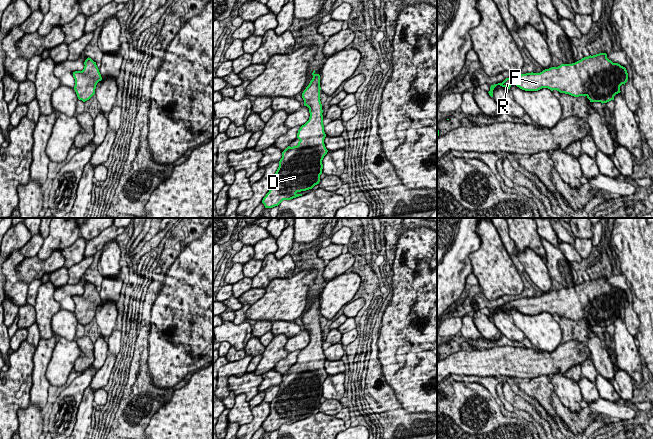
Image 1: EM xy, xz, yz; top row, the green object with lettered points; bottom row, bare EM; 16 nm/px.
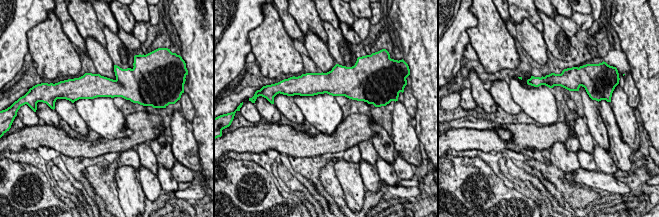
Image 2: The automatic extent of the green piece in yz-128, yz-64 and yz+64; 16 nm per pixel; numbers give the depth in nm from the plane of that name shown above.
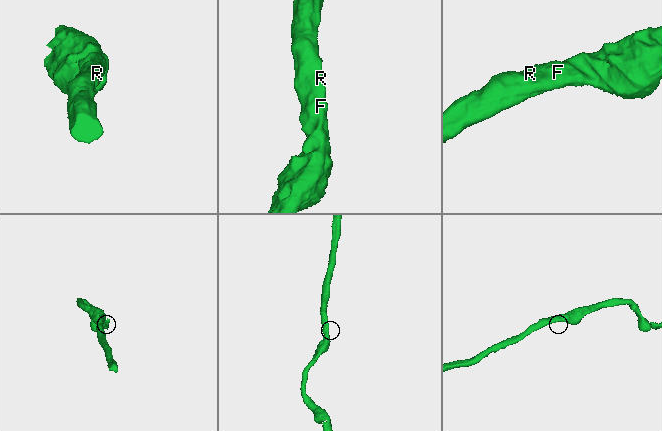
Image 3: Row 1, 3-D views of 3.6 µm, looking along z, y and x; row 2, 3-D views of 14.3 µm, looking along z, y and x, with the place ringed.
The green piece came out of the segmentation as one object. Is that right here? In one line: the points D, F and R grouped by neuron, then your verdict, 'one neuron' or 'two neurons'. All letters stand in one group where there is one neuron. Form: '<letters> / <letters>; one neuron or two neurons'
D F R; one neuron

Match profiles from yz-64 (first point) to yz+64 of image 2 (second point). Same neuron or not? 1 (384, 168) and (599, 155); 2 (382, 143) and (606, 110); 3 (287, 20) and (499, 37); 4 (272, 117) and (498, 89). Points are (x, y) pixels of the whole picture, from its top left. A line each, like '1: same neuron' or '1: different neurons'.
1: same neuron
2: different neurons
3: same neuron
4: different neurons

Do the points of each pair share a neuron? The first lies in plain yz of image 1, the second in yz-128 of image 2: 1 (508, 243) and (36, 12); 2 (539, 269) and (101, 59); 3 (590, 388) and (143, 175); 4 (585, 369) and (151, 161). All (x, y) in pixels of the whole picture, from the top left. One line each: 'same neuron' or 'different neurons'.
1: different neurons
2: same neuron
3: same neuron
4: same neuron

